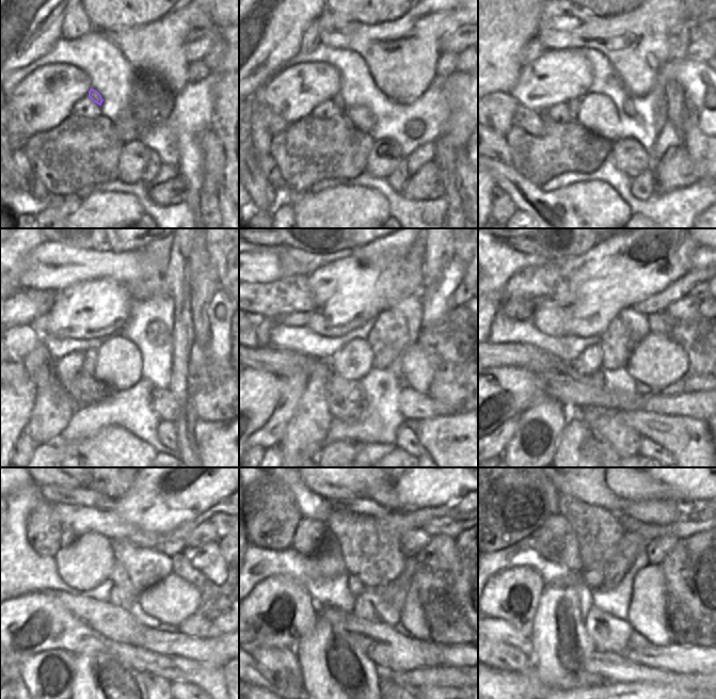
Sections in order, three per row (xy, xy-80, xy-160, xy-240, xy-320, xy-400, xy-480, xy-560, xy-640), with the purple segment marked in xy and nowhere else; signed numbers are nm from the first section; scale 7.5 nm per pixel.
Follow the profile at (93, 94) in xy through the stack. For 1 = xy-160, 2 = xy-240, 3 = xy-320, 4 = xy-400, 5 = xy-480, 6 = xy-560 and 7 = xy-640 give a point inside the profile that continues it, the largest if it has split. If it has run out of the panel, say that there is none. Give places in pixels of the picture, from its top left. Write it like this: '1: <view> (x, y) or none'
1: xy-160 (573, 105)
2: xy-240 (90, 361)
3: xy-320 (304, 437)
4: xy-400 (534, 444)
5: xy-480 (48, 677)
6: xy-560 (281, 667)
7: xy-640 (499, 655)

